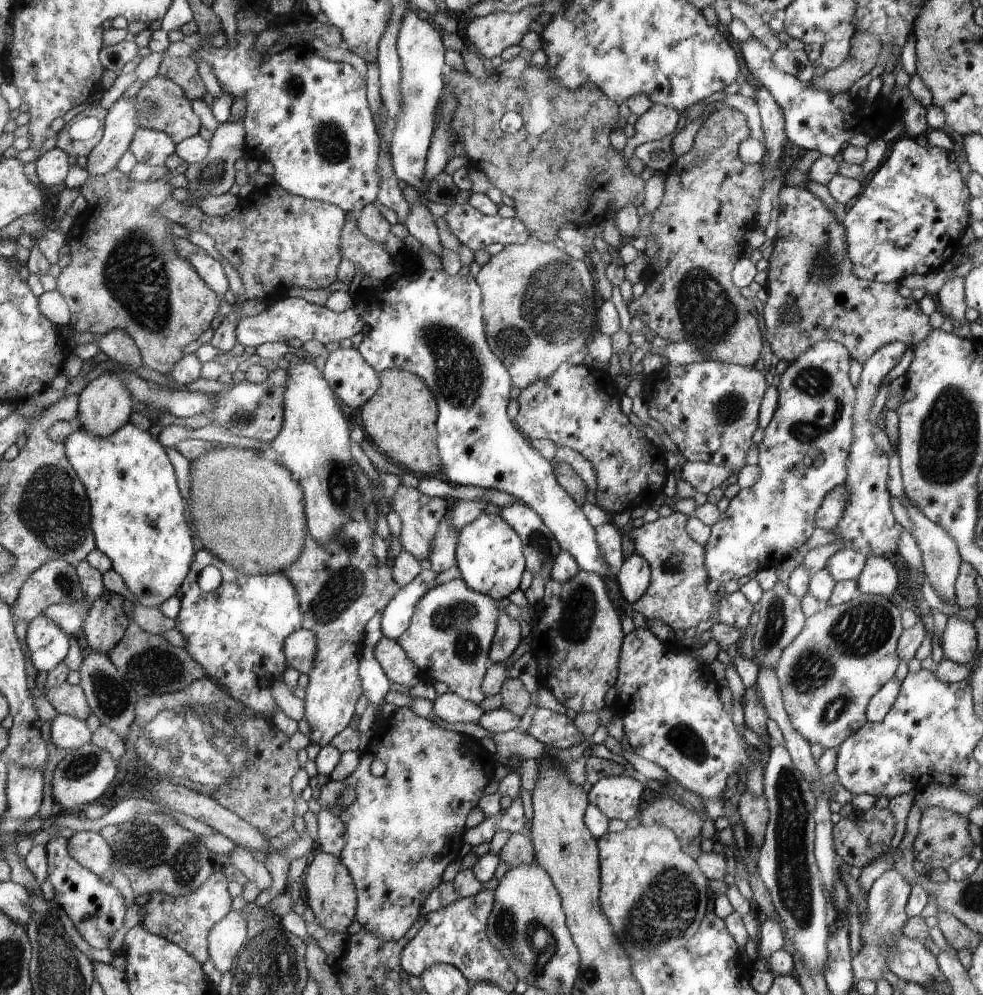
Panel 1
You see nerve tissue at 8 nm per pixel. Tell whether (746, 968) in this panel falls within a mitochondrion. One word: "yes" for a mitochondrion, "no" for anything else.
no

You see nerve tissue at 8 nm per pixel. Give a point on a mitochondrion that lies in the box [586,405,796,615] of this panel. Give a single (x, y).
(675, 565)

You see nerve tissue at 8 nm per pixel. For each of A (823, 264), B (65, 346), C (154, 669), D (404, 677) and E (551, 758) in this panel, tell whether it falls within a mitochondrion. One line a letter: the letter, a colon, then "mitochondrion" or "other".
A: mitochondrion
B: other
C: mitochondrion
D: other
E: other

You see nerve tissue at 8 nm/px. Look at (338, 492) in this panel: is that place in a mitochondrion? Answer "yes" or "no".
yes

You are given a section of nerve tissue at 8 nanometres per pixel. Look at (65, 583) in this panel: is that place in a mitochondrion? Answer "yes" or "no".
yes

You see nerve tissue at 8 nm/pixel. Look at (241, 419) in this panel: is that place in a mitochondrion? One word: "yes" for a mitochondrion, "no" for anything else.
yes

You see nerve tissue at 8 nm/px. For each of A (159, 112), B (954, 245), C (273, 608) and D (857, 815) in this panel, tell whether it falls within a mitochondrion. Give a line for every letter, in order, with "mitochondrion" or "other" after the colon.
A: mitochondrion
B: other
C: other
D: other

